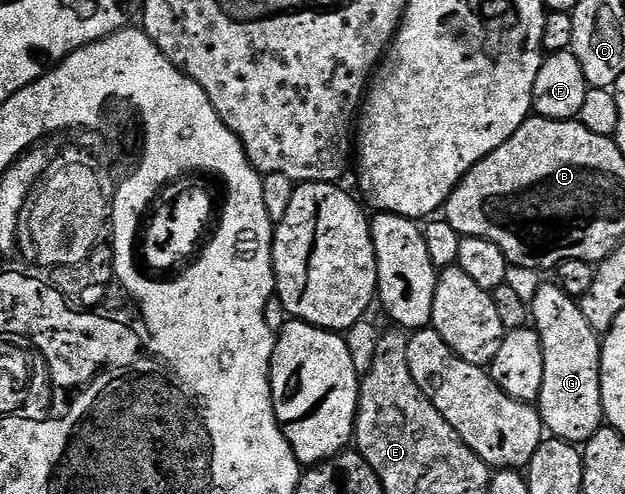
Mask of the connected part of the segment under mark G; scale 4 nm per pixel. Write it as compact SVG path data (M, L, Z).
M544 283L536 291L536 299L529 302L532 327L540 335L544 351L544 383L536 408L542 417L545 432L551 438L571 443L585 443L595 431L603 428L602 415L602 341L600 335L584 319L581 304L567 295L556 283Z

